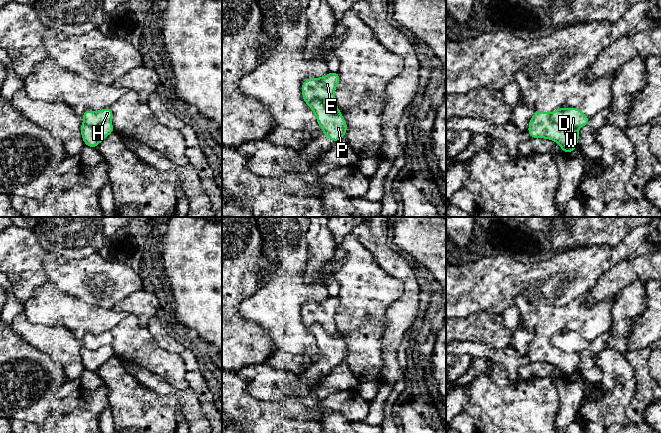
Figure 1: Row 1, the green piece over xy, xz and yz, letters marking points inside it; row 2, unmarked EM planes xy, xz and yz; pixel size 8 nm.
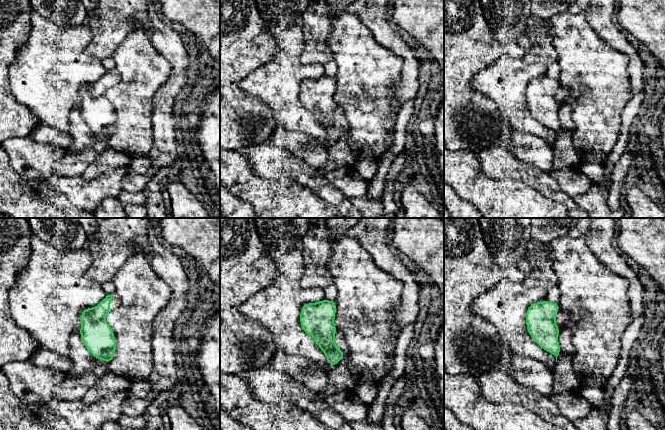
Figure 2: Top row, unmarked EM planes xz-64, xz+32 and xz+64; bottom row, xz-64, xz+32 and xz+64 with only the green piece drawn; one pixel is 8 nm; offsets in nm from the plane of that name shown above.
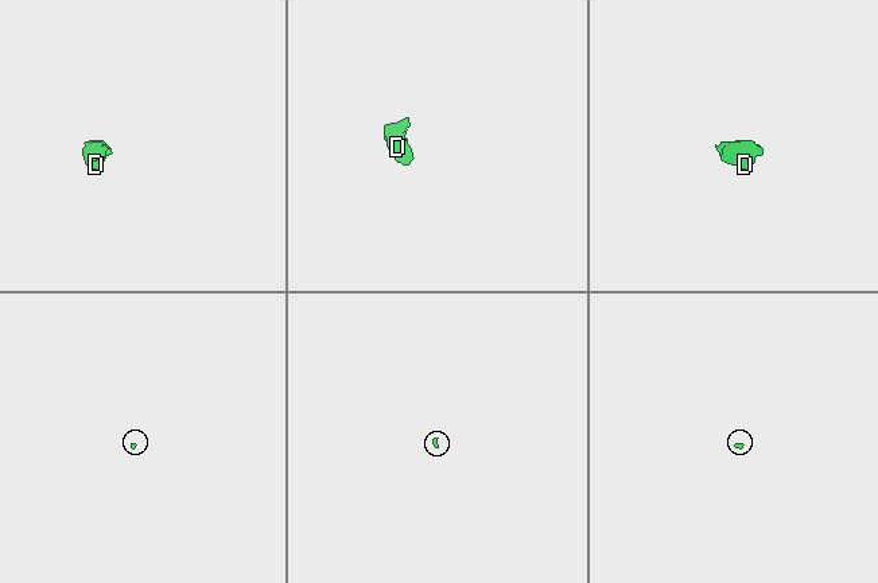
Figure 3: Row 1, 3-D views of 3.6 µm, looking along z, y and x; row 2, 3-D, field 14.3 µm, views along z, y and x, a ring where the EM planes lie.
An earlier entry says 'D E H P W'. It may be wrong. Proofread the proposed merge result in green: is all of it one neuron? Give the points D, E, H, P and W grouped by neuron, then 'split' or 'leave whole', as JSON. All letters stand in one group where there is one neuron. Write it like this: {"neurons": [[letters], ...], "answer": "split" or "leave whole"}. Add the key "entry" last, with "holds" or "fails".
{"neurons": [["D", "E"], ["H", "P", "W"]], "answer": "split", "entry": "fails"}

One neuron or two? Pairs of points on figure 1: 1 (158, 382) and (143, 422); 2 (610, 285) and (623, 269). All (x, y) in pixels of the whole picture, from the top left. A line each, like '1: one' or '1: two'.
1: two
2: one

